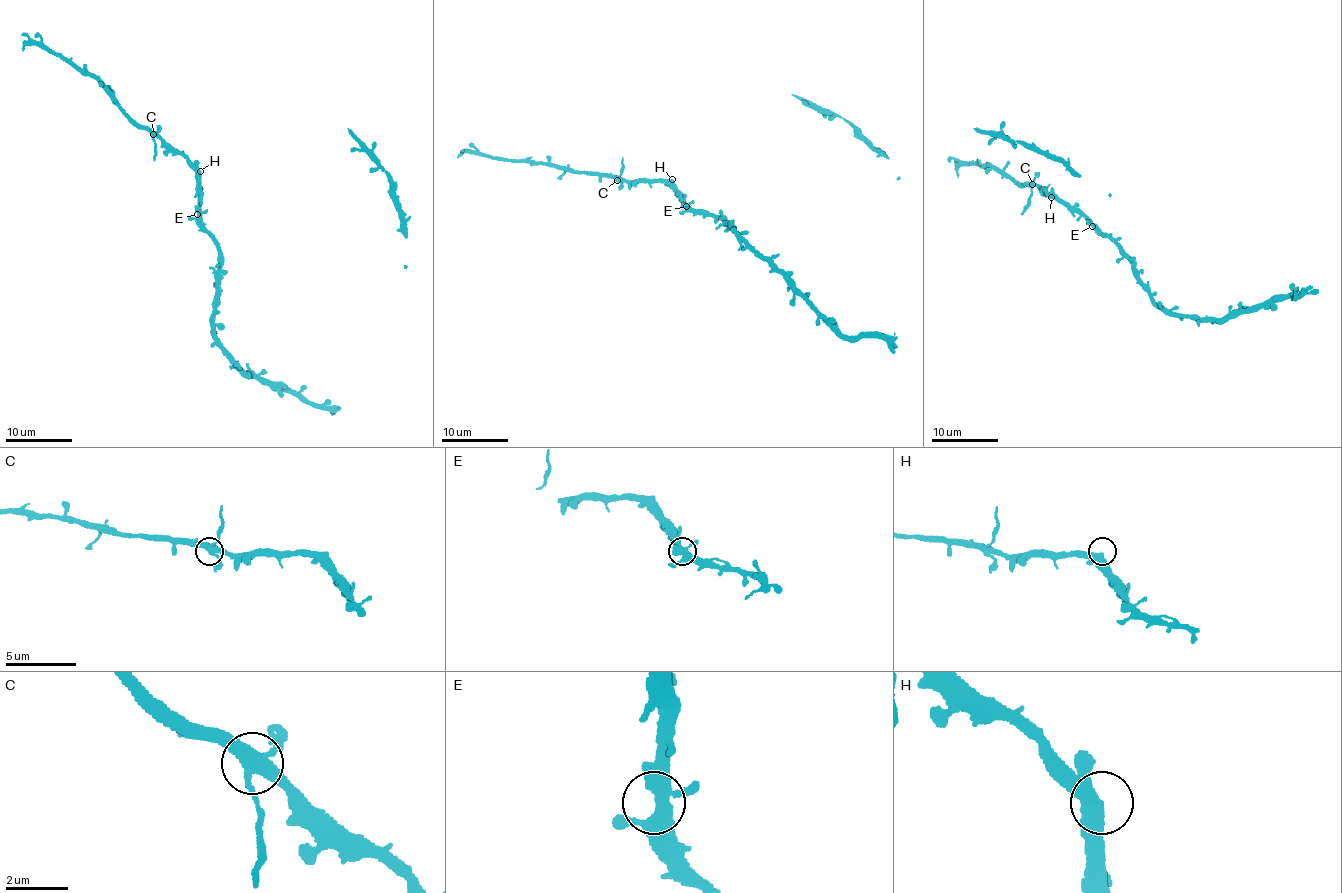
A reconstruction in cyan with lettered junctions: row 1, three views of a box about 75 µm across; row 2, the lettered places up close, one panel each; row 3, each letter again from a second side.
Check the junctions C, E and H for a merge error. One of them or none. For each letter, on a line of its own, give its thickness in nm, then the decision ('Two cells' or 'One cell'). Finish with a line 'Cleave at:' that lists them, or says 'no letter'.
C: Thickness 360 nm. Two cells
E: Thickness 400 nm. One cell
H: Thickness 360 nm. One cell
Cleave at: C

